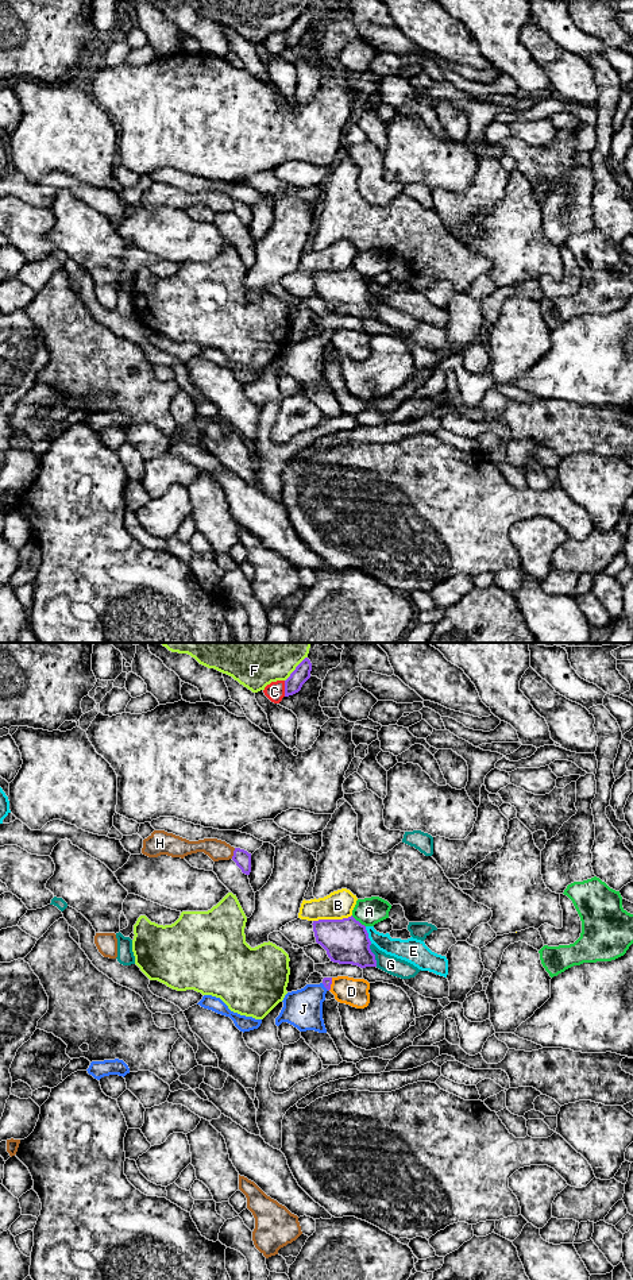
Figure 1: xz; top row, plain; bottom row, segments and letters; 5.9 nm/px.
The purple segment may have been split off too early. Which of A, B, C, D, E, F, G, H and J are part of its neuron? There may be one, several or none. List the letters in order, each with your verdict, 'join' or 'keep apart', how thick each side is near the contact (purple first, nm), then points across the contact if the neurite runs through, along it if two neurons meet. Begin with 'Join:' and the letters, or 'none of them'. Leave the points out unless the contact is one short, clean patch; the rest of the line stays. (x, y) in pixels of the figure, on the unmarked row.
Join: J
A: keep apart | 260/160 nm | along xz (351, 268), (365, 278)
B: keep apart | 260/170 nm | along xz (351, 266), (343, 270), (319, 270), (313, 273)
C: keep apart | 100/110 nm
D: keep apart | 60/160 nm | along xz (332, 330), (328, 342)
E: keep apart | 260/130 nm
F: keep apart | 100/240 nm
G: keep apart | 260/110 nm
H: keep apart | 100/120 nm
J: join | 60/240 nm | across xz (327, 334), (325, 339), (303, 361)

